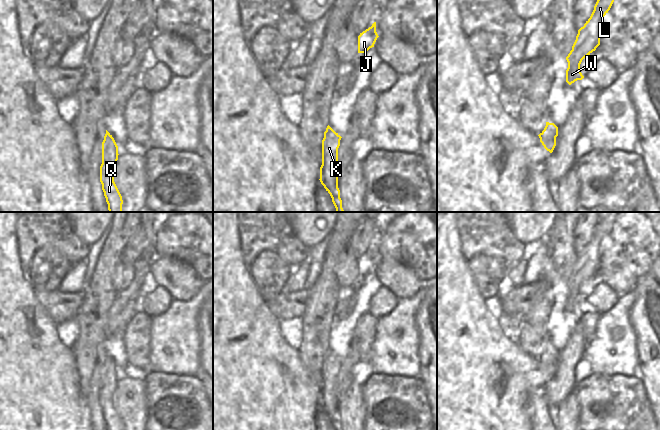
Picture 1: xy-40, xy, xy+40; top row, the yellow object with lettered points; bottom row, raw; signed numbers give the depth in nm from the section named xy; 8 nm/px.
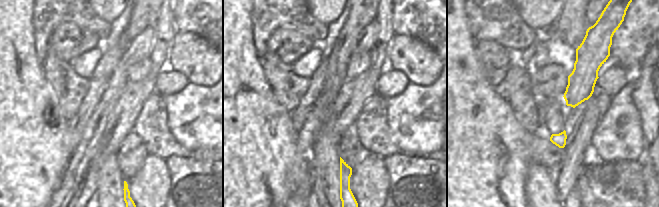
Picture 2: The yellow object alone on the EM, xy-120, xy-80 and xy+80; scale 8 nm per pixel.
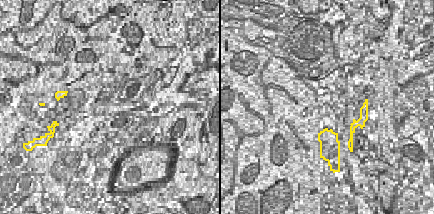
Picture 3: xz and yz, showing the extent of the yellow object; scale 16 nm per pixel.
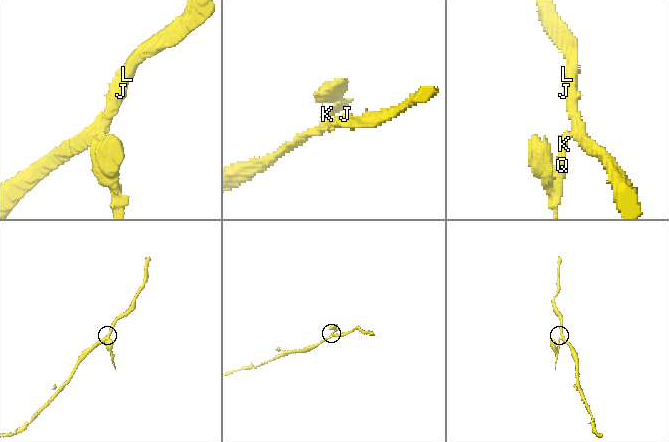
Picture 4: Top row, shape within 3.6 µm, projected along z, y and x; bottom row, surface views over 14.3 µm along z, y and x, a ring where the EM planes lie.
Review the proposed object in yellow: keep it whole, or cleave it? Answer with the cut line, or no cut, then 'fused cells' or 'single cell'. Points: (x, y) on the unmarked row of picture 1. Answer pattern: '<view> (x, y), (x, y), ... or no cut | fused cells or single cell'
xy+40 (557, 354), (554, 356), (555, 363) | fused cells

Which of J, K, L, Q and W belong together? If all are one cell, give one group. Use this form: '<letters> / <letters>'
J L W / K Q

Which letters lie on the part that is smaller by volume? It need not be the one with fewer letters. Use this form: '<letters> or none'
K, Q

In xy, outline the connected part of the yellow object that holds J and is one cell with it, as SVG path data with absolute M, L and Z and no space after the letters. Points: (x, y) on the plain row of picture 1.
M374 246L371 251L360 257L358 260L358 277L365 277L370 272L374 271L378 261L376 246Z

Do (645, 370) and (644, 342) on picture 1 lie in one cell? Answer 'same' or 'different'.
same

